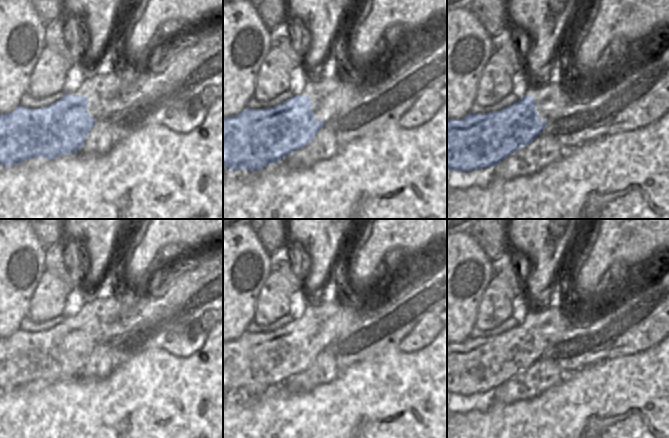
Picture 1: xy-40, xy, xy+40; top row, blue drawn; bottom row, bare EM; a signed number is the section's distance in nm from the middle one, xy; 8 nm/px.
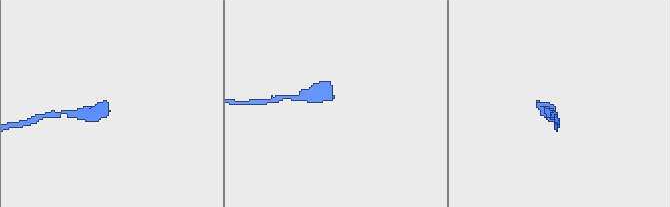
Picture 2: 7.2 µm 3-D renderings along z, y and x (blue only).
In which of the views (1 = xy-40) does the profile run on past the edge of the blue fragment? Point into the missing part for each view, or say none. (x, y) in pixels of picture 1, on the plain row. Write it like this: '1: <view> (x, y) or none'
1: none

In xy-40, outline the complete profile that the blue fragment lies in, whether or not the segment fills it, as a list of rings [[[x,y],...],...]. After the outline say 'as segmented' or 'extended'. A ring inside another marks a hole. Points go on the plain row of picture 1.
[[[65,317],[62,323],[46,331],[30,333],[18,329],[10,337],[0,337],[0,389],[10,391],[32,381],[56,383],[62,379],[79,375],[95,348],[95,344],[89,340],[87,334],[88,326],[89,324],[82,319]]]; as segmented

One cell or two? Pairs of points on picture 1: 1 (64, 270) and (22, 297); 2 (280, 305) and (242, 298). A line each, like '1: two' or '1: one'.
1: two
2: two

